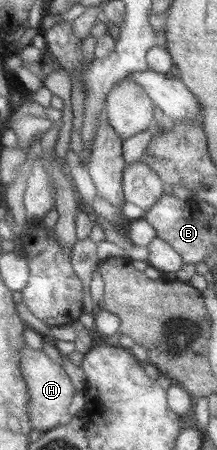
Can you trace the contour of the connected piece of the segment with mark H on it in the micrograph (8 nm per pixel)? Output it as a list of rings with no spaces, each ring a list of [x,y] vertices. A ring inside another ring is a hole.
[[[27,344],[21,349],[20,357],[20,371],[29,389],[29,416],[32,427],[43,433],[65,423],[69,419],[72,395],[76,392],[66,368],[52,361],[44,351]]]

